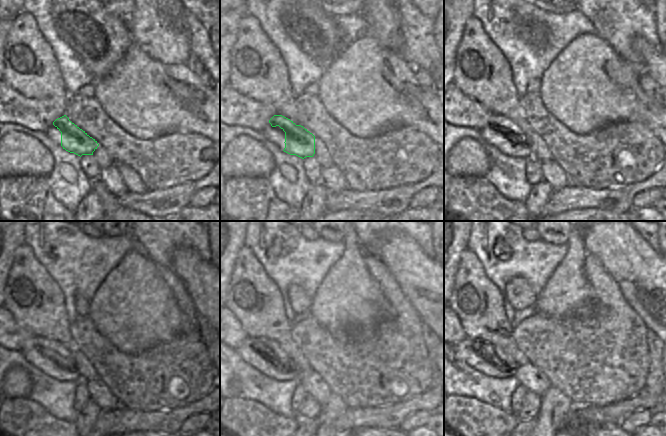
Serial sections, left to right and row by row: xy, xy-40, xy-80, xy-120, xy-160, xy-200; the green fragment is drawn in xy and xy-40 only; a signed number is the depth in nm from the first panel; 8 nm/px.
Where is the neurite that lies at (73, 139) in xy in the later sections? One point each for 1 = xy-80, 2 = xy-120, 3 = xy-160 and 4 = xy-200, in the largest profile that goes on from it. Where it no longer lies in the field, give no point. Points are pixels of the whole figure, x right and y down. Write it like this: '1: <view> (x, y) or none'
1: xy-80 (518, 146)
2: xy-120 (63, 368)
3: xy-160 (275, 364)
4: xy-200 (477, 353)

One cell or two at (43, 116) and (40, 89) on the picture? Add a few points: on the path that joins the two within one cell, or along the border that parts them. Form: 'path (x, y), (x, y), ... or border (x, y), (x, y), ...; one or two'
border (18, 92), (30, 98), (64, 97); two

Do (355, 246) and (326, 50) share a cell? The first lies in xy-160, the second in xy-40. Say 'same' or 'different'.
different

